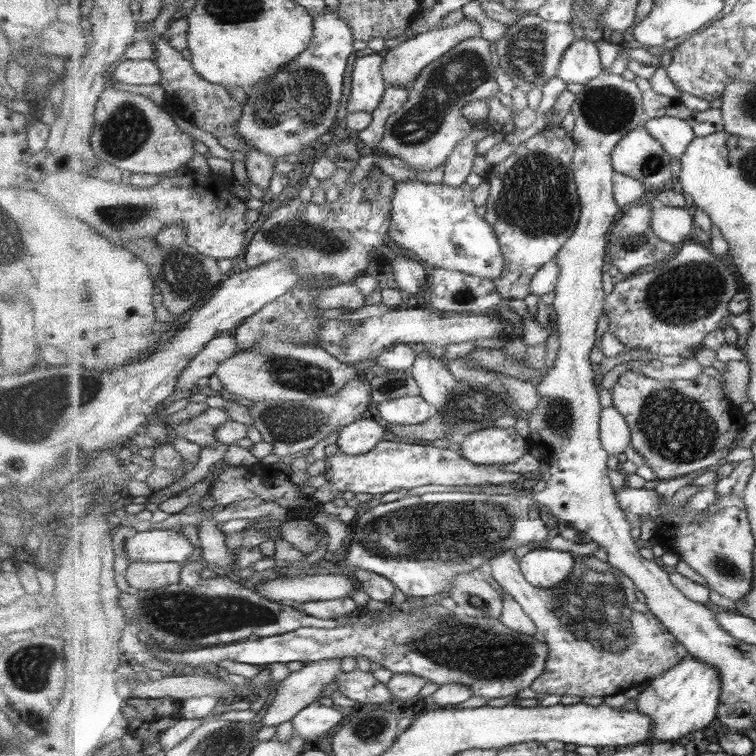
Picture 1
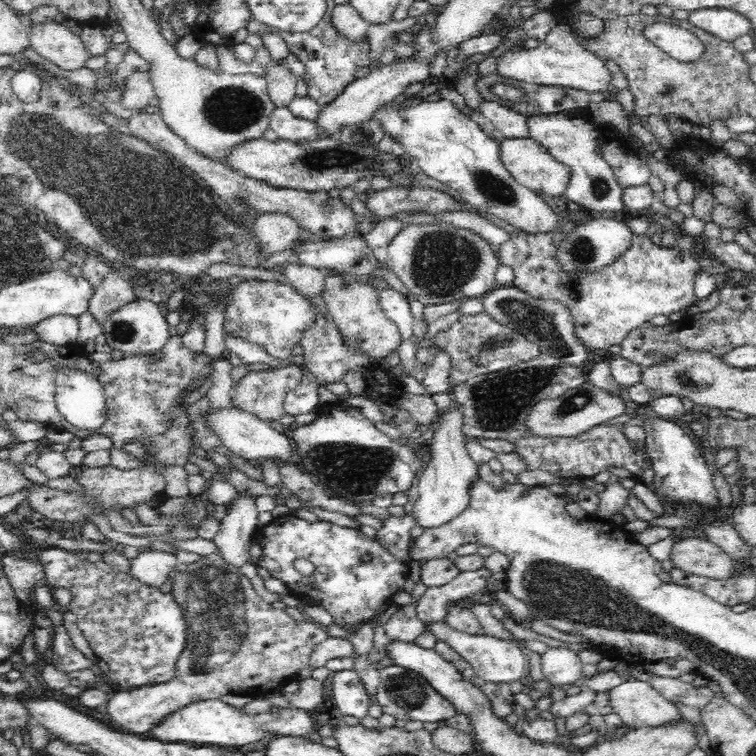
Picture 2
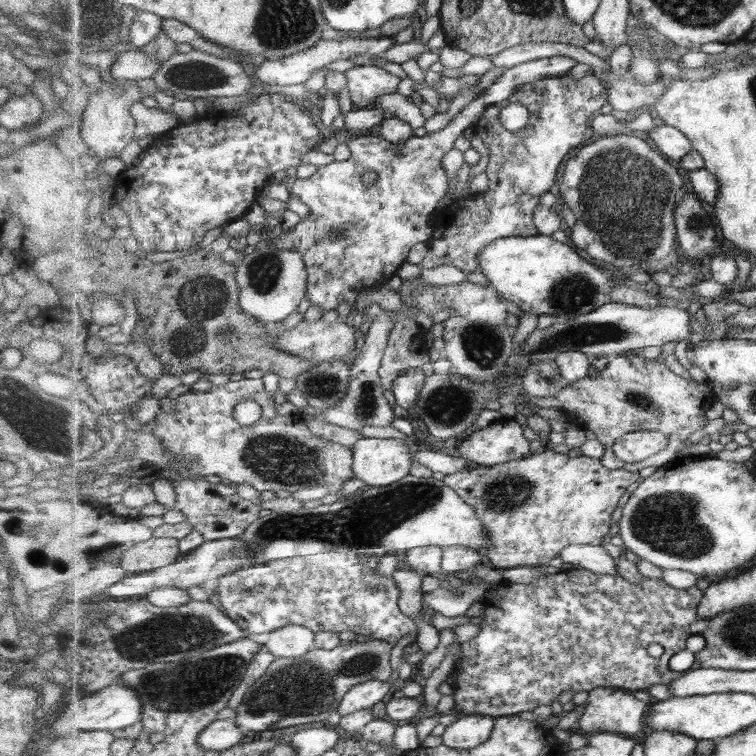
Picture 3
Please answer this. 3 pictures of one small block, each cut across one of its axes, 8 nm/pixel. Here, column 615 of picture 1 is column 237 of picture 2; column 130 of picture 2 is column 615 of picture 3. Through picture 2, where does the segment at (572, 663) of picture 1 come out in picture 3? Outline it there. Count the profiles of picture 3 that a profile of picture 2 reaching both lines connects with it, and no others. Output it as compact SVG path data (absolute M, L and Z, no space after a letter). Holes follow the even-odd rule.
M598 687L588 693L584 711L579 717L578 725L583 734L599 734L603 732L616 733L619 735L637 734L645 728L644 718L650 706L637 700L633 692L625 692L622 689Z

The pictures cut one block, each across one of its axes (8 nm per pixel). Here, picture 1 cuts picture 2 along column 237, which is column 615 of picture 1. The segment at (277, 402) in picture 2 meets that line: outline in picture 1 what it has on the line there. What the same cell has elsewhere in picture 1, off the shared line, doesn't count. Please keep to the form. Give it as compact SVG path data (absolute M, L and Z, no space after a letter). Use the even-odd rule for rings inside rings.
M629 369L618 378L611 393L614 400L612 406L626 417L632 431L632 448L645 458L646 465L654 472L657 480L694 476L718 468L725 462L737 434L747 424L743 407L727 399L721 381L704 372L693 380L663 380Z

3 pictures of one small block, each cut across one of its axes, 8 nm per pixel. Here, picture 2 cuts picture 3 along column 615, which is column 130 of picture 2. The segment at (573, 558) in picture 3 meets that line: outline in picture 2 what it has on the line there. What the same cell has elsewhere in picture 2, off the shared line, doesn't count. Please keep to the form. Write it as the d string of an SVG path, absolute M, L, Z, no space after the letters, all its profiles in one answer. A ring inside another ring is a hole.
M146 548L142 549L138 556L130 558L128 574L148 586L160 587L166 583L168 574L170 570L174 570L174 566L177 566L175 554Z

